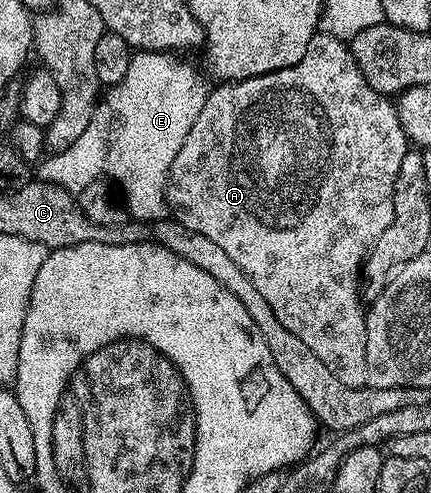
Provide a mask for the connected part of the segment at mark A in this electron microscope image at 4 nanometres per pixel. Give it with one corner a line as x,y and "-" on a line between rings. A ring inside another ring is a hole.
318,30
307,42
307,54
295,62
295,66
280,68
274,72
268,72
255,78
246,80
234,80
221,82
210,91
205,99
203,110
199,110
199,118
195,118
195,126
191,126
191,134
179,146
179,154
175,154
175,162
169,171
169,181
165,184
165,203
169,205
172,219
178,220
184,228
190,232
203,234
203,238
211,238
227,253
235,266
255,282
259,294
267,298
267,306
275,310
275,318
299,338
299,342
305,343
307,350
343,382
348,388
364,388
368,385
367,378
367,326
365,318
366,309
363,307
363,297
359,291
359,277
361,266
365,262
369,250
391,226
393,217
393,187
395,178
399,174
399,166
403,163
403,154
411,150
411,141
406,136
403,126
399,122
396,103
390,97
382,96
375,91
363,78
359,66
355,62
350,45
340,40
338,36
332,36

